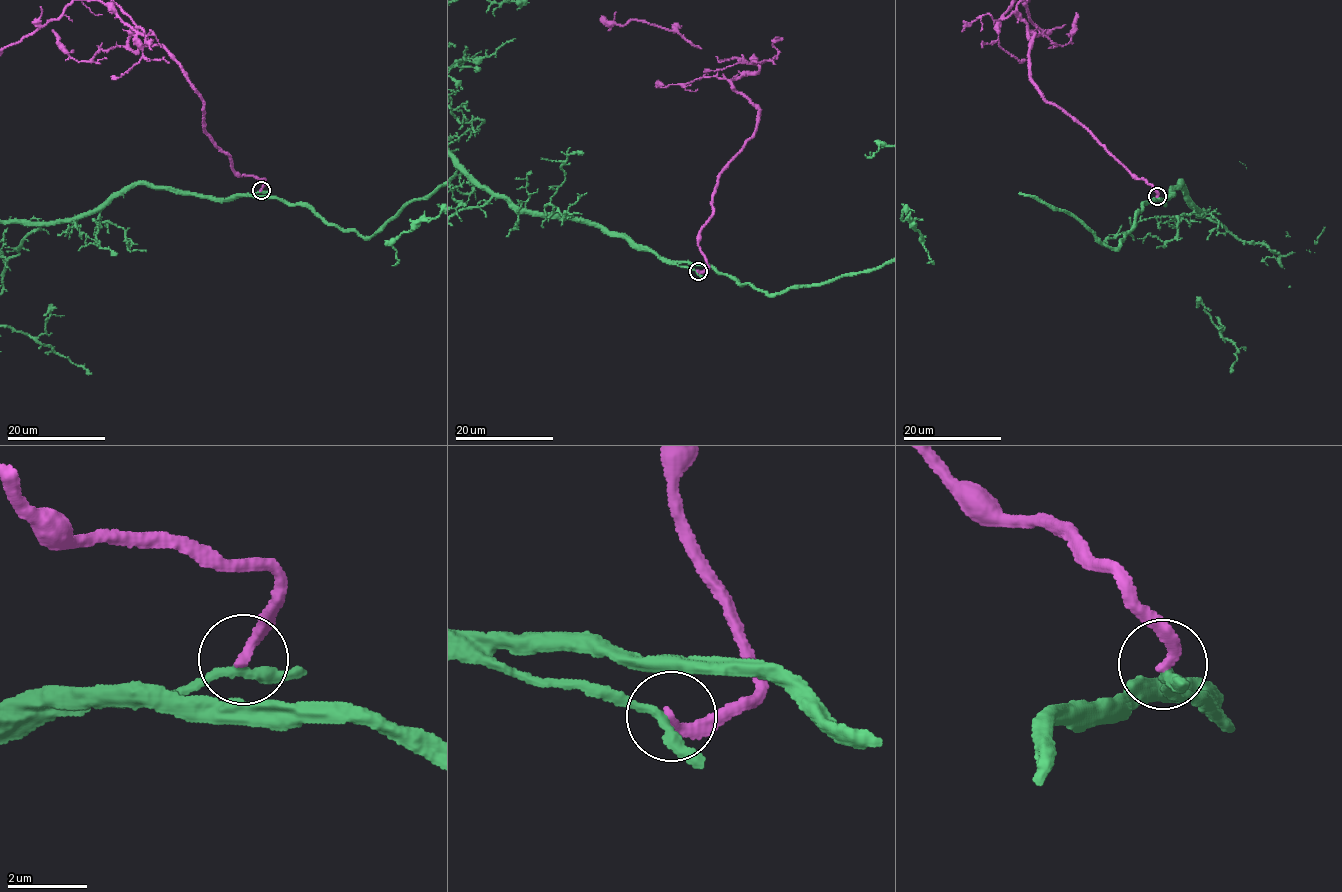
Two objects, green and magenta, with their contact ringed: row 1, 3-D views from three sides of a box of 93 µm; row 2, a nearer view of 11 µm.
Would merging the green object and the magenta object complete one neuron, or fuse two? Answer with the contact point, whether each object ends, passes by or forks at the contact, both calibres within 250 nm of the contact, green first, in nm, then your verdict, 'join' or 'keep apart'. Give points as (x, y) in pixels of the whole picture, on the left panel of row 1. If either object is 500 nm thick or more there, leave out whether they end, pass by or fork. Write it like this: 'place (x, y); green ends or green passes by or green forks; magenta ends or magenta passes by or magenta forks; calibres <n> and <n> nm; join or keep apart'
place (261, 190); green passes by; magenta ends; calibres 240 and 300 nm; keep apart

